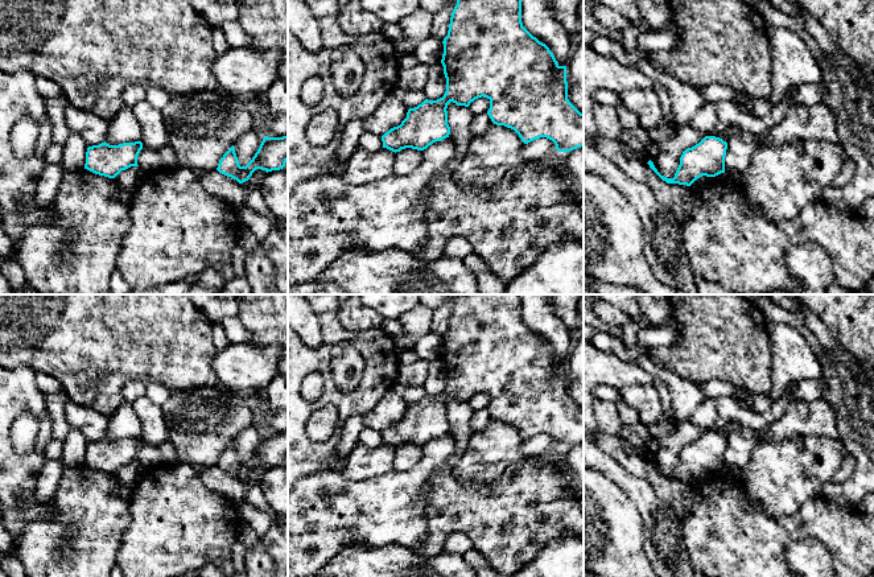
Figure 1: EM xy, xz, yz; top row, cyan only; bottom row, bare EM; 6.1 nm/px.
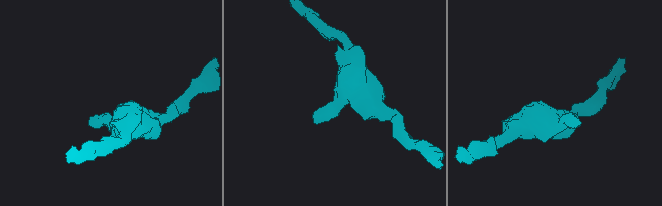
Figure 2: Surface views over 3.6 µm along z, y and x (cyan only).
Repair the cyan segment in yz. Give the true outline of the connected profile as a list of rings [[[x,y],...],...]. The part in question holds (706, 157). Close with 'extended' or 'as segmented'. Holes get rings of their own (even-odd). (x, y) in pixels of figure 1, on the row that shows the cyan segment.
[[[705,136],[698,144],[688,148],[680,157],[680,165],[673,178],[661,176],[650,160],[650,168],[667,184],[690,186],[697,178],[716,177],[725,173],[727,143],[716,136]]]; as segmented

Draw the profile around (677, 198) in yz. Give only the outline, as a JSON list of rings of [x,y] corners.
[[[584,137],[584,143],[595,148],[602,156],[614,161],[631,180],[647,184],[661,206],[675,217],[685,218],[692,211],[692,186],[667,184],[647,162],[627,156],[618,140]]]

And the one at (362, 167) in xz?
[[[383,147],[376,152],[366,152],[358,148],[346,161],[342,178],[353,185],[382,180],[393,173],[395,154]]]

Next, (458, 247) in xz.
[[[453,238],[444,248],[445,257],[465,259],[474,252],[473,246],[463,238]]]

